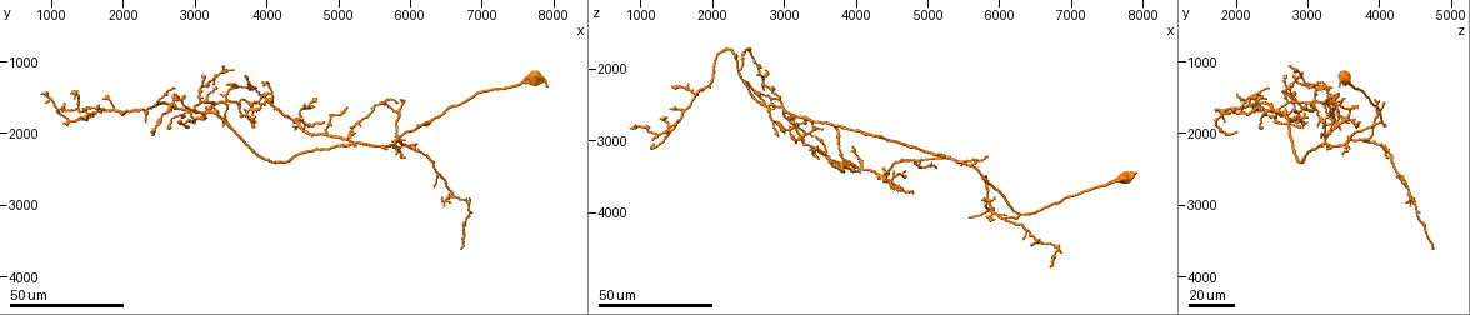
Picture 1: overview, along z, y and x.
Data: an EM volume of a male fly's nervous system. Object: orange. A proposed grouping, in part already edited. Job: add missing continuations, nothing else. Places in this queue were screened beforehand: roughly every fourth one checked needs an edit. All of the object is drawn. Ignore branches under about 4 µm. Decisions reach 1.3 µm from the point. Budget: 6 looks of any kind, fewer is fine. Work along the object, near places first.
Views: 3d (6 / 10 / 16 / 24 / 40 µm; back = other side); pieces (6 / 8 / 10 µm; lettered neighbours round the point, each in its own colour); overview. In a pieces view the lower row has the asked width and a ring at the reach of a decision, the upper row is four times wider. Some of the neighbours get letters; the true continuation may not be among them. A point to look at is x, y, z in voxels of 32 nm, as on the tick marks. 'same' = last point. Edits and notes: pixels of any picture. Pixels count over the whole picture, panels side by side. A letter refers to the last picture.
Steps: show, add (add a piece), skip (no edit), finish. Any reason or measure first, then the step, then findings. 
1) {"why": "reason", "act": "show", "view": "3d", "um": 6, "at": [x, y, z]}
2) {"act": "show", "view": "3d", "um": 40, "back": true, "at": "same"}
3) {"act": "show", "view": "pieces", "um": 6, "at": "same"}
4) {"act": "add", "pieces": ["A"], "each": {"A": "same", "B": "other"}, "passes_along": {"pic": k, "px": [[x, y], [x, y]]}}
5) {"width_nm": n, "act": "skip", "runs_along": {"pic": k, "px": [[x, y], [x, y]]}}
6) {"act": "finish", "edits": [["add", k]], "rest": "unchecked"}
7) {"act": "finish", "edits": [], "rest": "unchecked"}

{"why": "thin end", "act": "show", "view": "3d", "um": 24, "at": [4350, 1850, 3550]}

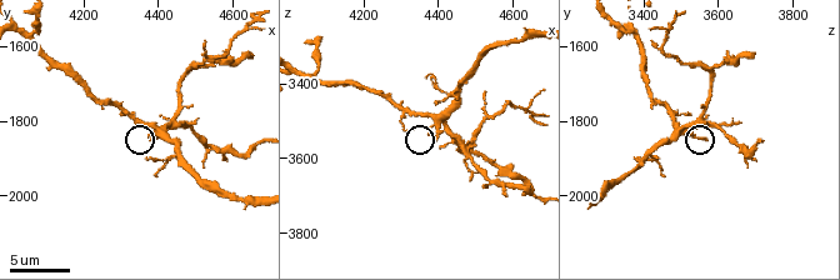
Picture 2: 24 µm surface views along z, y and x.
{"why": "see the neighbours", "act": "show", "view": "pieces", "um": 8, "at": [4390, 1840, 3560]}

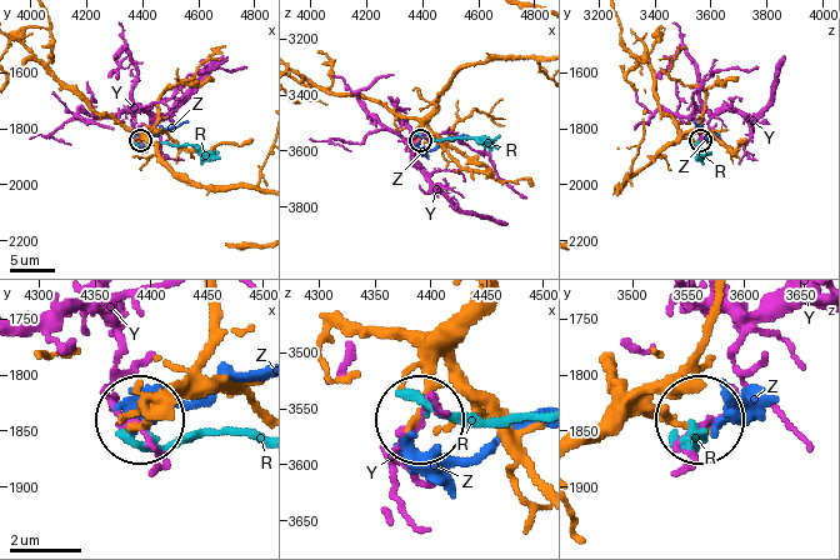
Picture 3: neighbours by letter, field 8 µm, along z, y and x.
{"act": "skip", "each": {"R": "other", "Y": "other", "Z": "other"}, "runs_along": {"pic": 3, "px": [[521, 56], [491, 56], [463, 68], [440, 96], [420, 139]]}, "found": "none of them fits"}

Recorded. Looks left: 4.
{"why": "tapers out", "act": "show", "view": "3d", "um": 24, "at": [1300, 1550, 2650]}

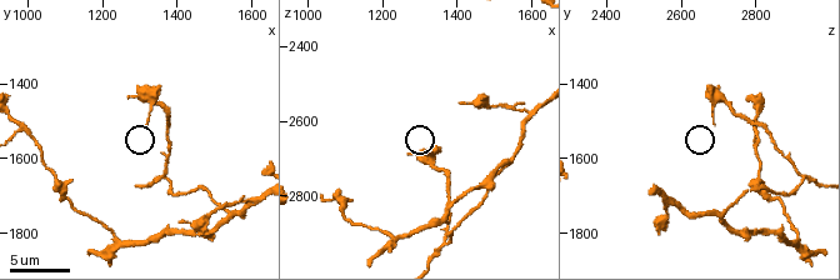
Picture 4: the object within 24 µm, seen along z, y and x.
{"act": "show", "view": "pieces", "um": 6, "at": [1320, 1510, 2690]}

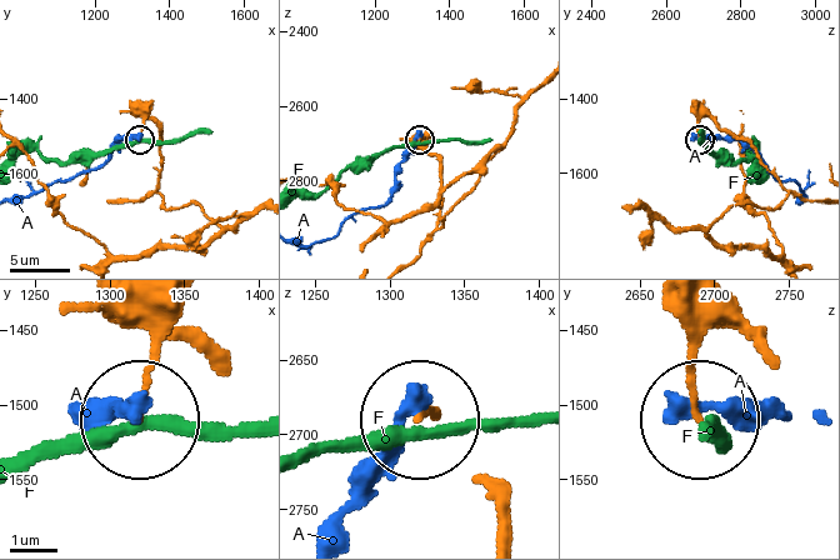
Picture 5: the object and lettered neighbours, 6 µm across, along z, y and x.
{"act": "skip", "each": {"A": "other", "F": "other"}, "runs_along": {"pic": 5, "px": [[479, 179], [438, 225], [440, 163], [419, 139]]}, "found": "none of them fits"}

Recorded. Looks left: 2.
{"why": "free end", "act": "show", "view": "3d", "um": 24, "at": [1200, 1850, 3000]}

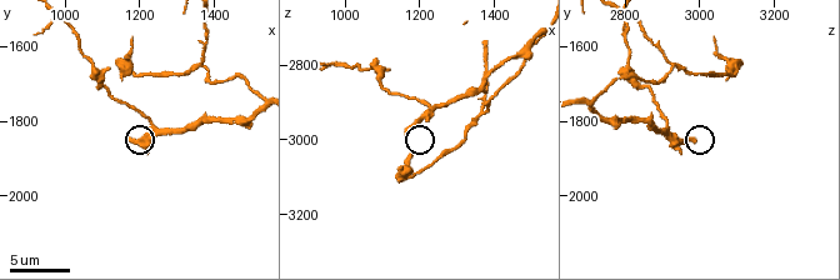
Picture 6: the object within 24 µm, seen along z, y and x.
{"why": "what lies round it", "act": "show", "view": "pieces", "um": 6, "at": [1160, 1850, 2990]}

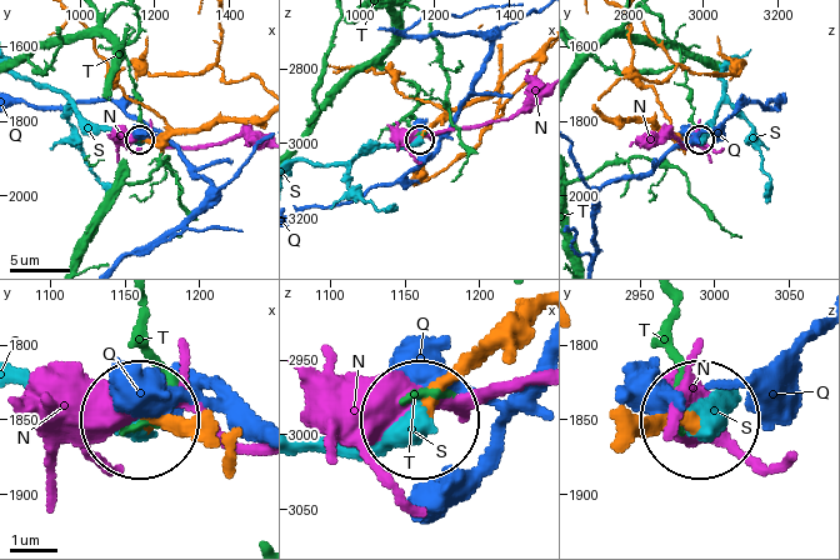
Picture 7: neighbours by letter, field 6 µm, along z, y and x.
{"act": "add", "pieces": ["S"], "each": {"N": "other", "Q": "other", "S": "same", "T": "other"}, "found": "the neuron continues"}

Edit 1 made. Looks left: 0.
{"act": "finish", "edits": [["add", 7]], "rest": "unchecked"}

